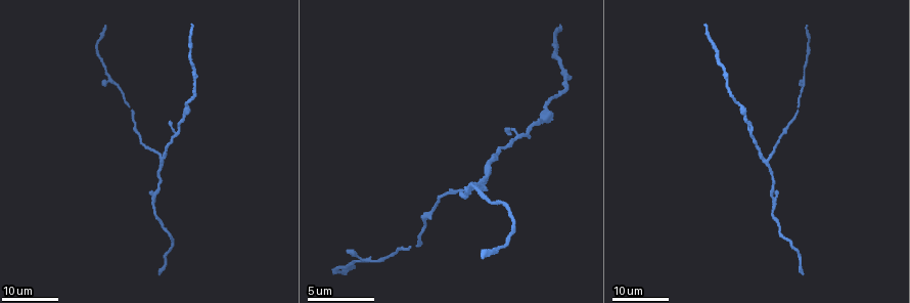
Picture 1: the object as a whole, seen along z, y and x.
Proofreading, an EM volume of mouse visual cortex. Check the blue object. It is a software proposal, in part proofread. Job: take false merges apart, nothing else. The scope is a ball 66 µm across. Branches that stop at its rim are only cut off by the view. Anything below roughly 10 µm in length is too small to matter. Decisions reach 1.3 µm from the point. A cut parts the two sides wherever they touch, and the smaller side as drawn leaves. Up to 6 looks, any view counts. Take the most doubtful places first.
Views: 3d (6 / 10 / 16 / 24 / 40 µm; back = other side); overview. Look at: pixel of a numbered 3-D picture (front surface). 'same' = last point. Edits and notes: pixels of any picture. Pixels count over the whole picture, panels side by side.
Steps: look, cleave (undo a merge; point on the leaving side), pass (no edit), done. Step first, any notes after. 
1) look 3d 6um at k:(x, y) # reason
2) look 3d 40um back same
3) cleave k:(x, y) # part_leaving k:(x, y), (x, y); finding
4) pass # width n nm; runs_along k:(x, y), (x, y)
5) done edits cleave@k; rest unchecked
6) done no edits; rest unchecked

look 3d 16um at 1:(768, 158) # three arms meet

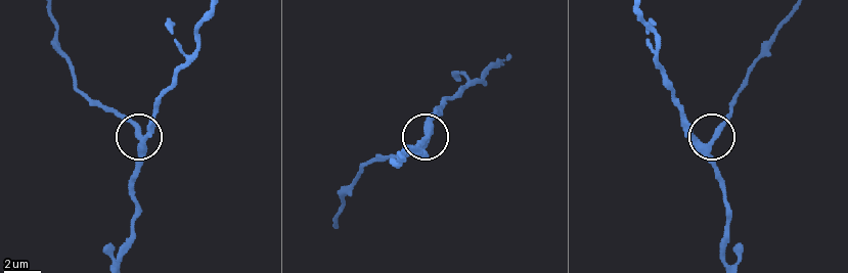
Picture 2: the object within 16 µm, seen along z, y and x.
look 3d 10um at 2:(716, 137) # closer look

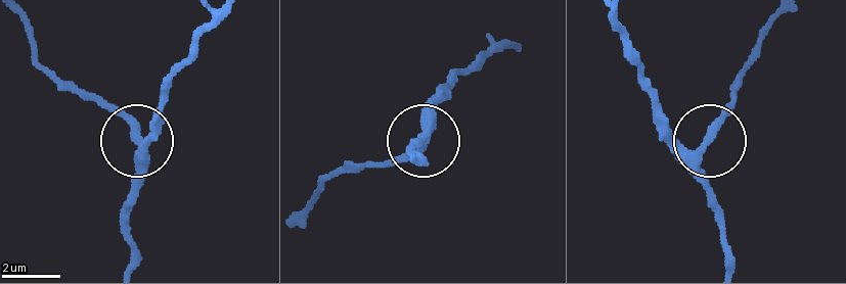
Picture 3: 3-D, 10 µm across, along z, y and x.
pass # arms 3; one neuron here

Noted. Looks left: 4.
look 3d 16um at 1:(803, 80)

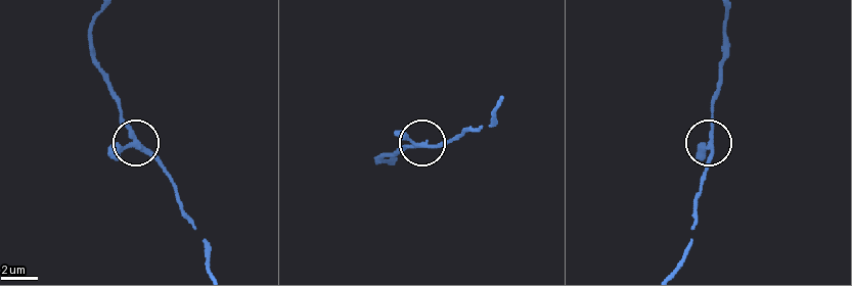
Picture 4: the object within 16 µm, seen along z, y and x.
look 3d 6um at 4:(712, 135) # closer look

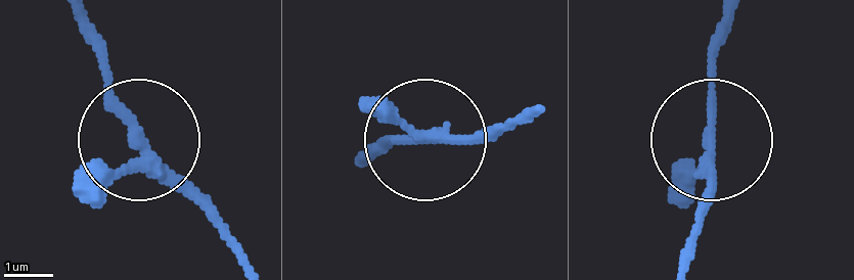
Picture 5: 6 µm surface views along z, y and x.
pass # runs_along 5:(684, 266), (708, 180), (708, 38); one neuron here

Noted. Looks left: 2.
look 3d 16um at 1:(797, 110) # a narrow waist

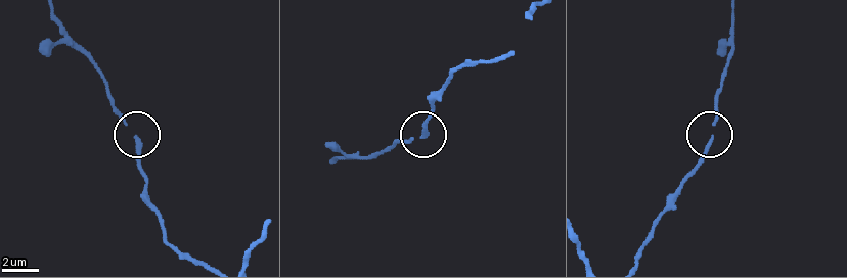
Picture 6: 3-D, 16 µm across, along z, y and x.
look 3d 6um at 6:(136, 139)

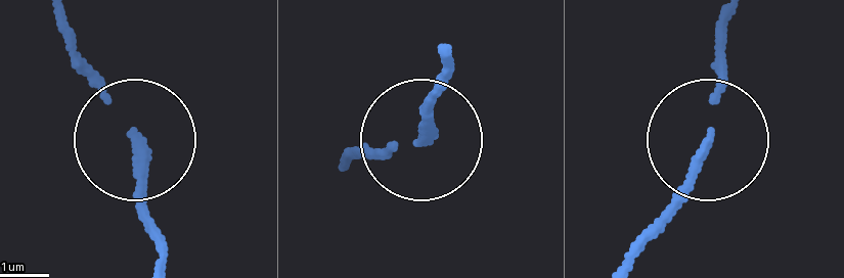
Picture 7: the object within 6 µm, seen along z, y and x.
pass # runs_along 7:(167, 259), (134, 136), (60, 31); all the same neuron

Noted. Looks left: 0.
done no edits; rest unchecked

